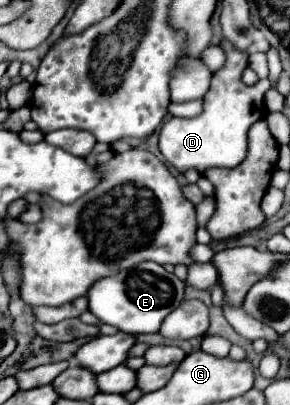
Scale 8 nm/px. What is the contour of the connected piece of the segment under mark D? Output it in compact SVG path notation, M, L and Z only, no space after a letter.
M221 42L227 54L227 62L221 70L213 74L211 88L205 94L203 112L195 118L171 118L163 124L159 132L159 150L165 160L177 168L181 174L187 170L197 170L203 174L207 168L235 168L247 156L247 132L249 128L265 118L263 94L267 88L245 86L241 80L247 68L247 54L237 52L231 44Z

